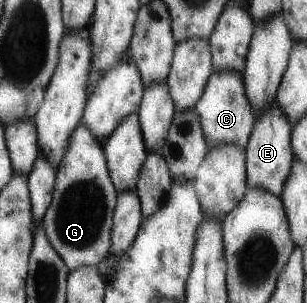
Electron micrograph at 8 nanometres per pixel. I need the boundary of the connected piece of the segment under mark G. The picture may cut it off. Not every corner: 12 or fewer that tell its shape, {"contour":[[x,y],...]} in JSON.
{"contour":[[80,121],[42,219],[68,270],[111,247],[117,191]]}

